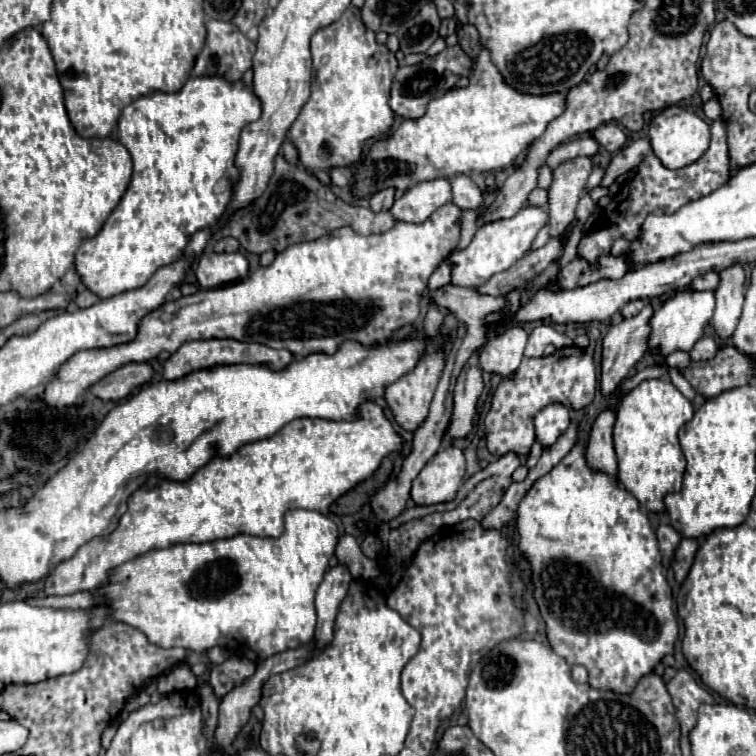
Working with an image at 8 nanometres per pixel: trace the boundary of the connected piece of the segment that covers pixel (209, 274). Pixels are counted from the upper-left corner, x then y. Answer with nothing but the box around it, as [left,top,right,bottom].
[197,250,249,288]

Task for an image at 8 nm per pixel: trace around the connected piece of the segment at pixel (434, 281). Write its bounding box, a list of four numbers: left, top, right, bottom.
[428,262,451,290]

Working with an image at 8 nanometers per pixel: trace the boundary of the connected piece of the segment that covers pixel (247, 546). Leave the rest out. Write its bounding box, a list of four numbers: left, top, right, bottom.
[99,510,339,662]

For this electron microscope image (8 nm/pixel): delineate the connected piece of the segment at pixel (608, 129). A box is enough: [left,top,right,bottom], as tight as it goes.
[593,122,627,154]

